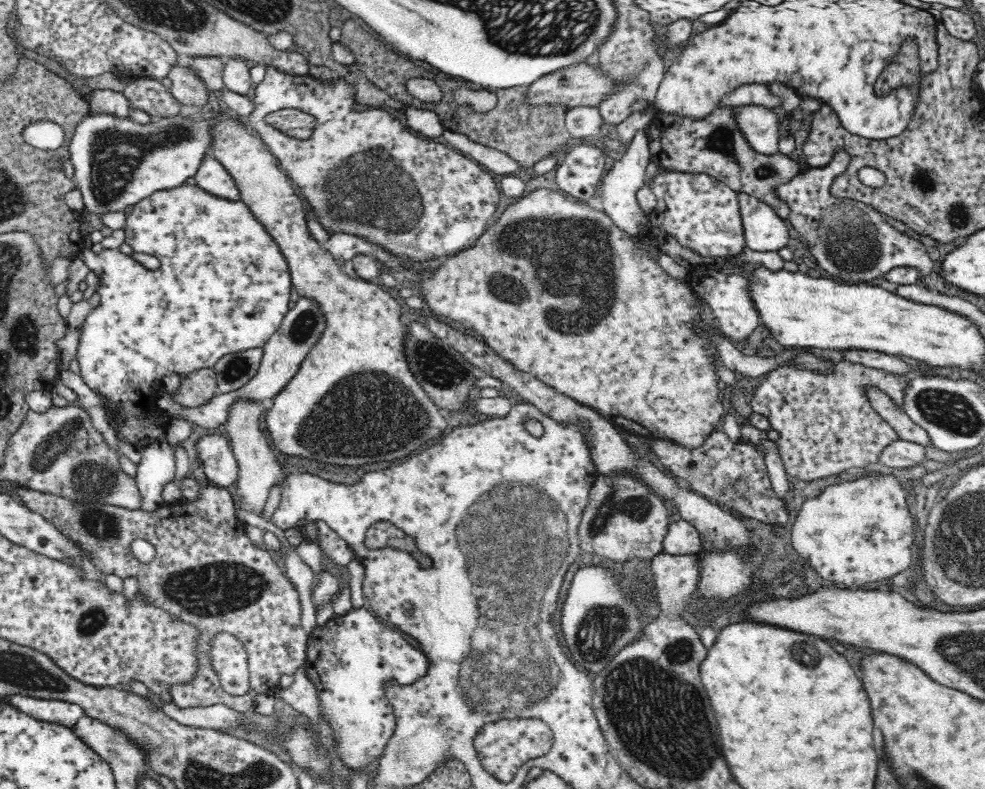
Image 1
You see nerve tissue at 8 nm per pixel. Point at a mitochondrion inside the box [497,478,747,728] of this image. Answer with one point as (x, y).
(602, 625)

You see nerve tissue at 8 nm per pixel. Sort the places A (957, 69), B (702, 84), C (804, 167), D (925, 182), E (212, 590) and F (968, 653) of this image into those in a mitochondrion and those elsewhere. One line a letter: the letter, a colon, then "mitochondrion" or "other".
A: other
B: other
C: other
D: mitochondrion
E: mitochondrion
F: mitochondrion

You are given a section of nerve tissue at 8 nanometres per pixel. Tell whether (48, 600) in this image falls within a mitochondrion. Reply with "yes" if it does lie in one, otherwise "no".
no

